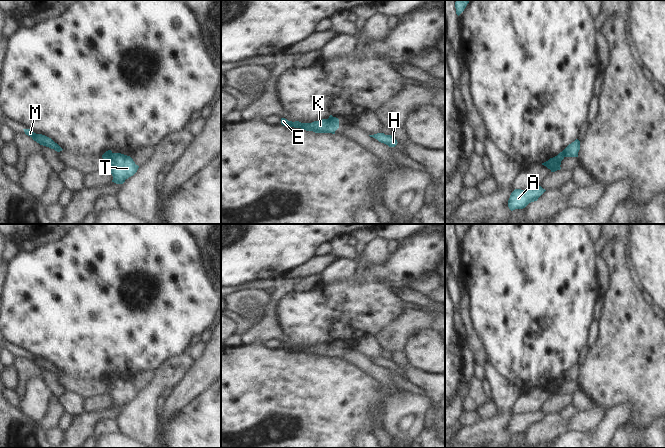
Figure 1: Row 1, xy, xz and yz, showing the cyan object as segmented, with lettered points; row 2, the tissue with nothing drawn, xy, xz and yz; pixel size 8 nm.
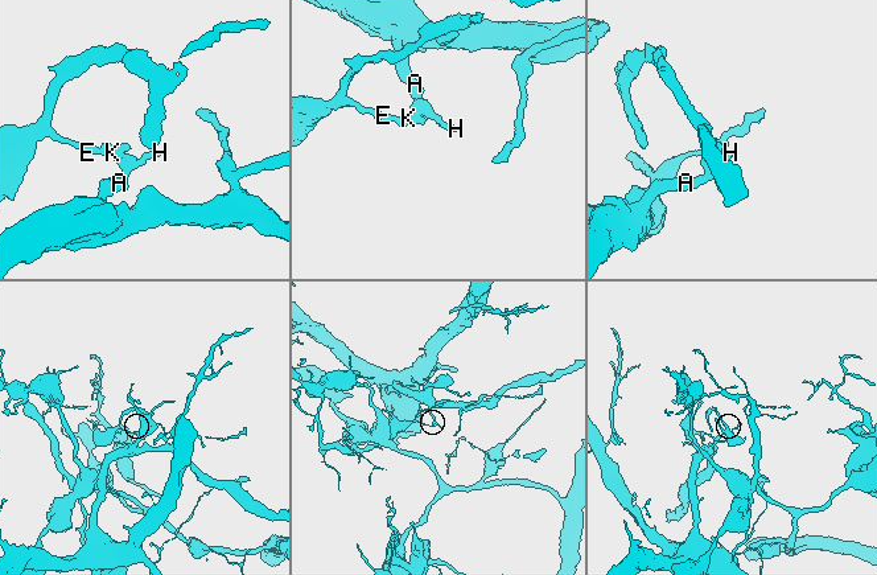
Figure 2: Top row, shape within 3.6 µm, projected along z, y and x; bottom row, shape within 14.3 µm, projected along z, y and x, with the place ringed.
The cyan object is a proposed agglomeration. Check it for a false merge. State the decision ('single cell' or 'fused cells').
fused cells

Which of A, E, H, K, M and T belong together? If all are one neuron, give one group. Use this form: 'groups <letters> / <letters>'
groups A H T / E K M

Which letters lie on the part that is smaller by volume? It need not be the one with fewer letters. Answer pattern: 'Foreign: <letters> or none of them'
Foreign: E, K, M

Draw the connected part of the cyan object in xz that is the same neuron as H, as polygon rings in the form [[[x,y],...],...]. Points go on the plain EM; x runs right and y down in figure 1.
[[[377,357],[369,360],[377,363],[381,367],[388,369],[389,371],[395,371],[398,367],[397,364],[391,359],[385,359],[384,357]]]

